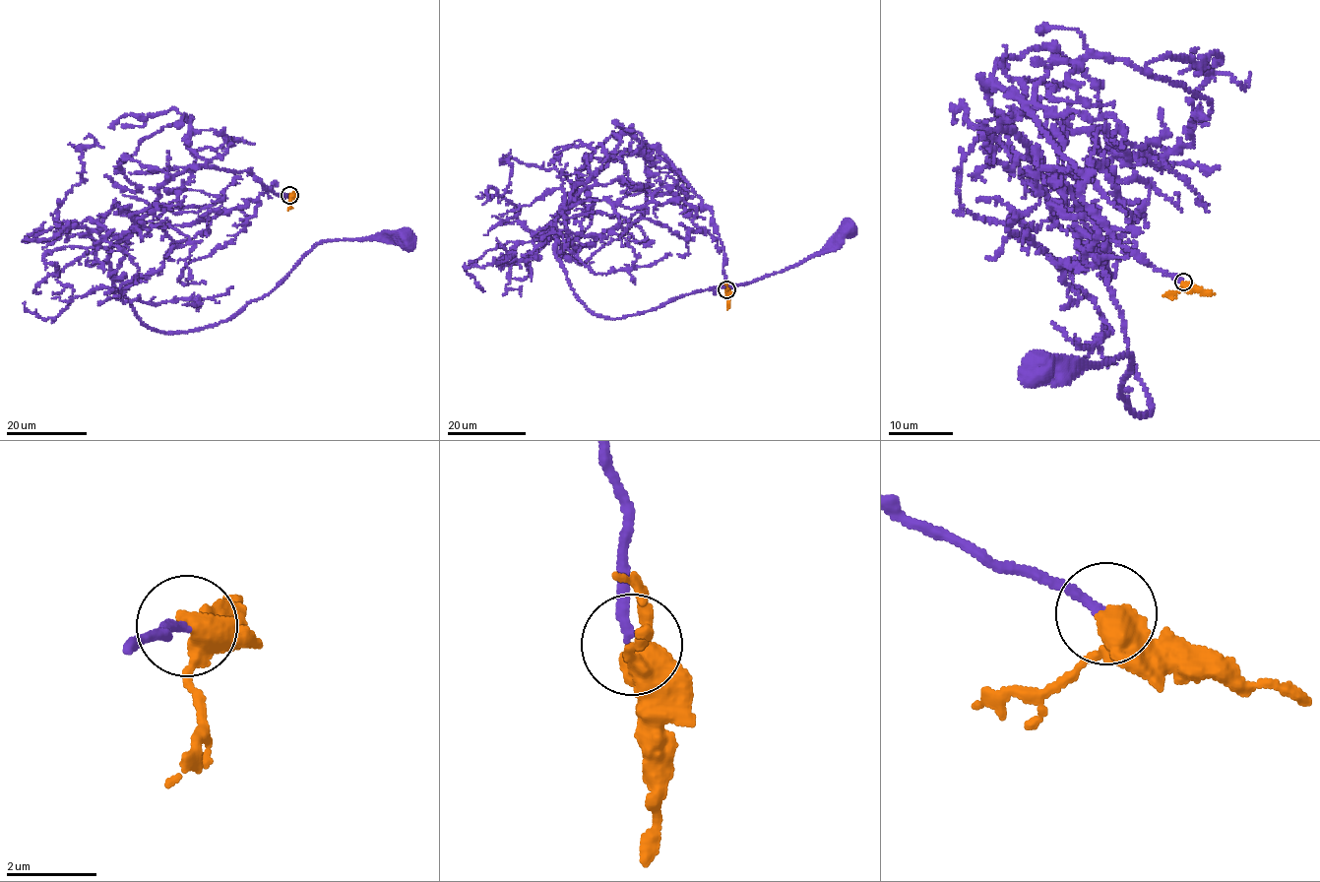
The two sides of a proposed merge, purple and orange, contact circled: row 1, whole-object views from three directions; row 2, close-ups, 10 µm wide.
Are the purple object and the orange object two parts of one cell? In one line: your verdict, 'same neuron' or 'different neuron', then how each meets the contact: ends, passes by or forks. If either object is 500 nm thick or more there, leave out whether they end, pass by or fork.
same neuron; purple ends there; orange passes by

